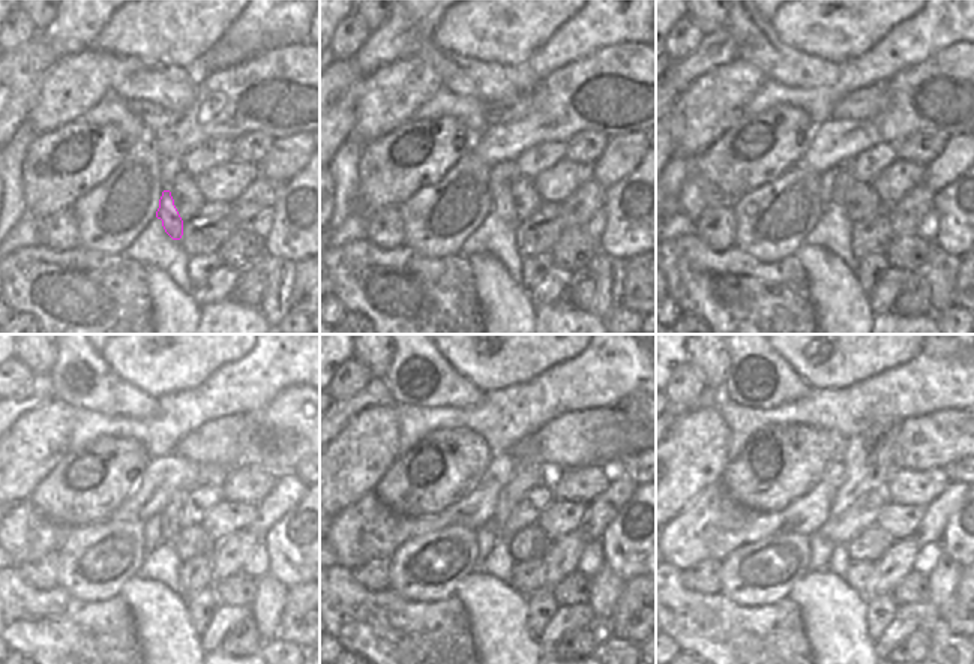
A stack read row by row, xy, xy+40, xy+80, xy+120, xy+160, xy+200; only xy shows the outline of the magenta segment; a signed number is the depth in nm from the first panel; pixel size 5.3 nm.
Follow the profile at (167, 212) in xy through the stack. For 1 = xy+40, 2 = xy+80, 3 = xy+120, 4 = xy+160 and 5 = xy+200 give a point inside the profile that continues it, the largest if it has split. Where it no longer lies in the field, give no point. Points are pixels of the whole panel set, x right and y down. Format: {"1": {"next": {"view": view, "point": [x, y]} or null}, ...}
{"1": {"next": {"view": "xy+40", "point": [502, 206]}}, "2": {"next": {"view": "xy+80", "point": [845, 177]}}, "3": {"next": {"view": "xy+120", "point": [170, 526]}}, "4": {"next": {"view": "xy+160", "point": [527, 475]}}, "5": {"next": {"view": "xy+200", "point": [868, 460]}}}

